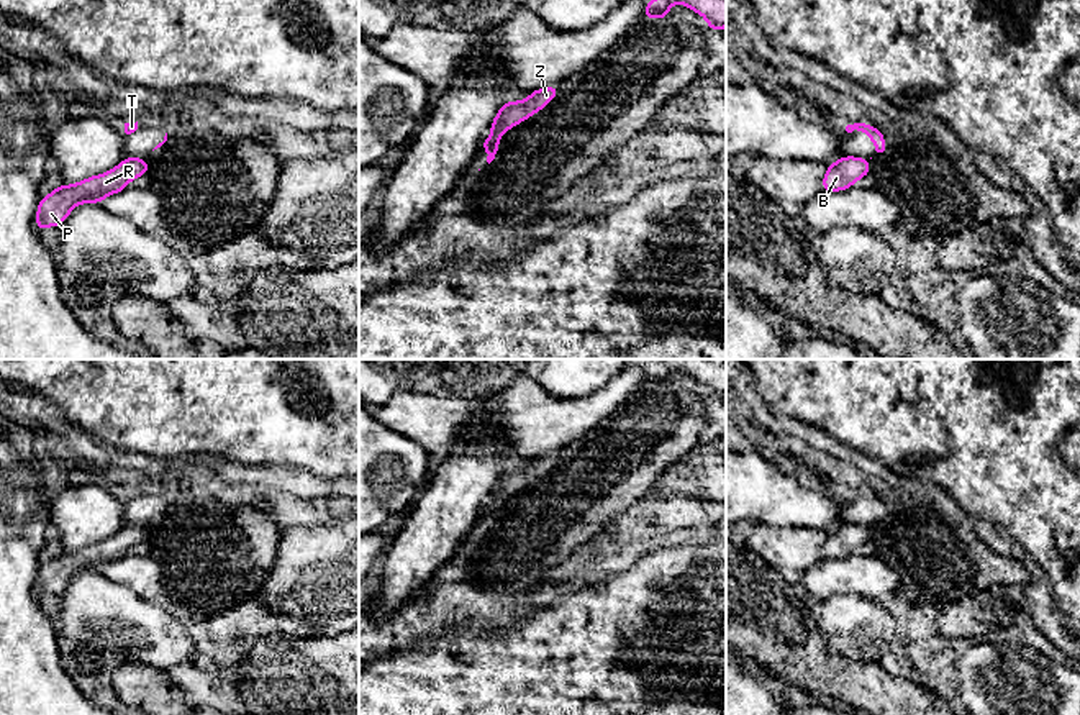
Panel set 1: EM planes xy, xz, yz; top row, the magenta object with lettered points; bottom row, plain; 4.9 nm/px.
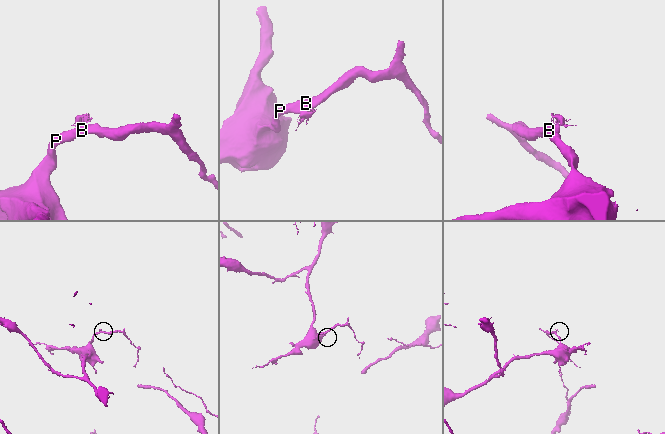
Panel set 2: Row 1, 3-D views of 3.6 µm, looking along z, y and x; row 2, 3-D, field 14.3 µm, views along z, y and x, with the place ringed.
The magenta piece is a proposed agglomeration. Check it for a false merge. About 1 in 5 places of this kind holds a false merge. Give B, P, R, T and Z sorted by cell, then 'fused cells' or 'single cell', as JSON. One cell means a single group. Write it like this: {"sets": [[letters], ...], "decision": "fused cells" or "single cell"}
{"sets": [["B", "P", "R", "Z"], ["T"]], "decision": "fused cells"}

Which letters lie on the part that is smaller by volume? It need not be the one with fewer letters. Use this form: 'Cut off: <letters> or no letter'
Cut off: T

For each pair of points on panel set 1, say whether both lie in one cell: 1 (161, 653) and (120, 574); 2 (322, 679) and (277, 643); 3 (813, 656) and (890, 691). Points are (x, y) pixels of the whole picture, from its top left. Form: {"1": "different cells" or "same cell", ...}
{"1": "different cells", "2": "same cell", "3": "same cell"}

